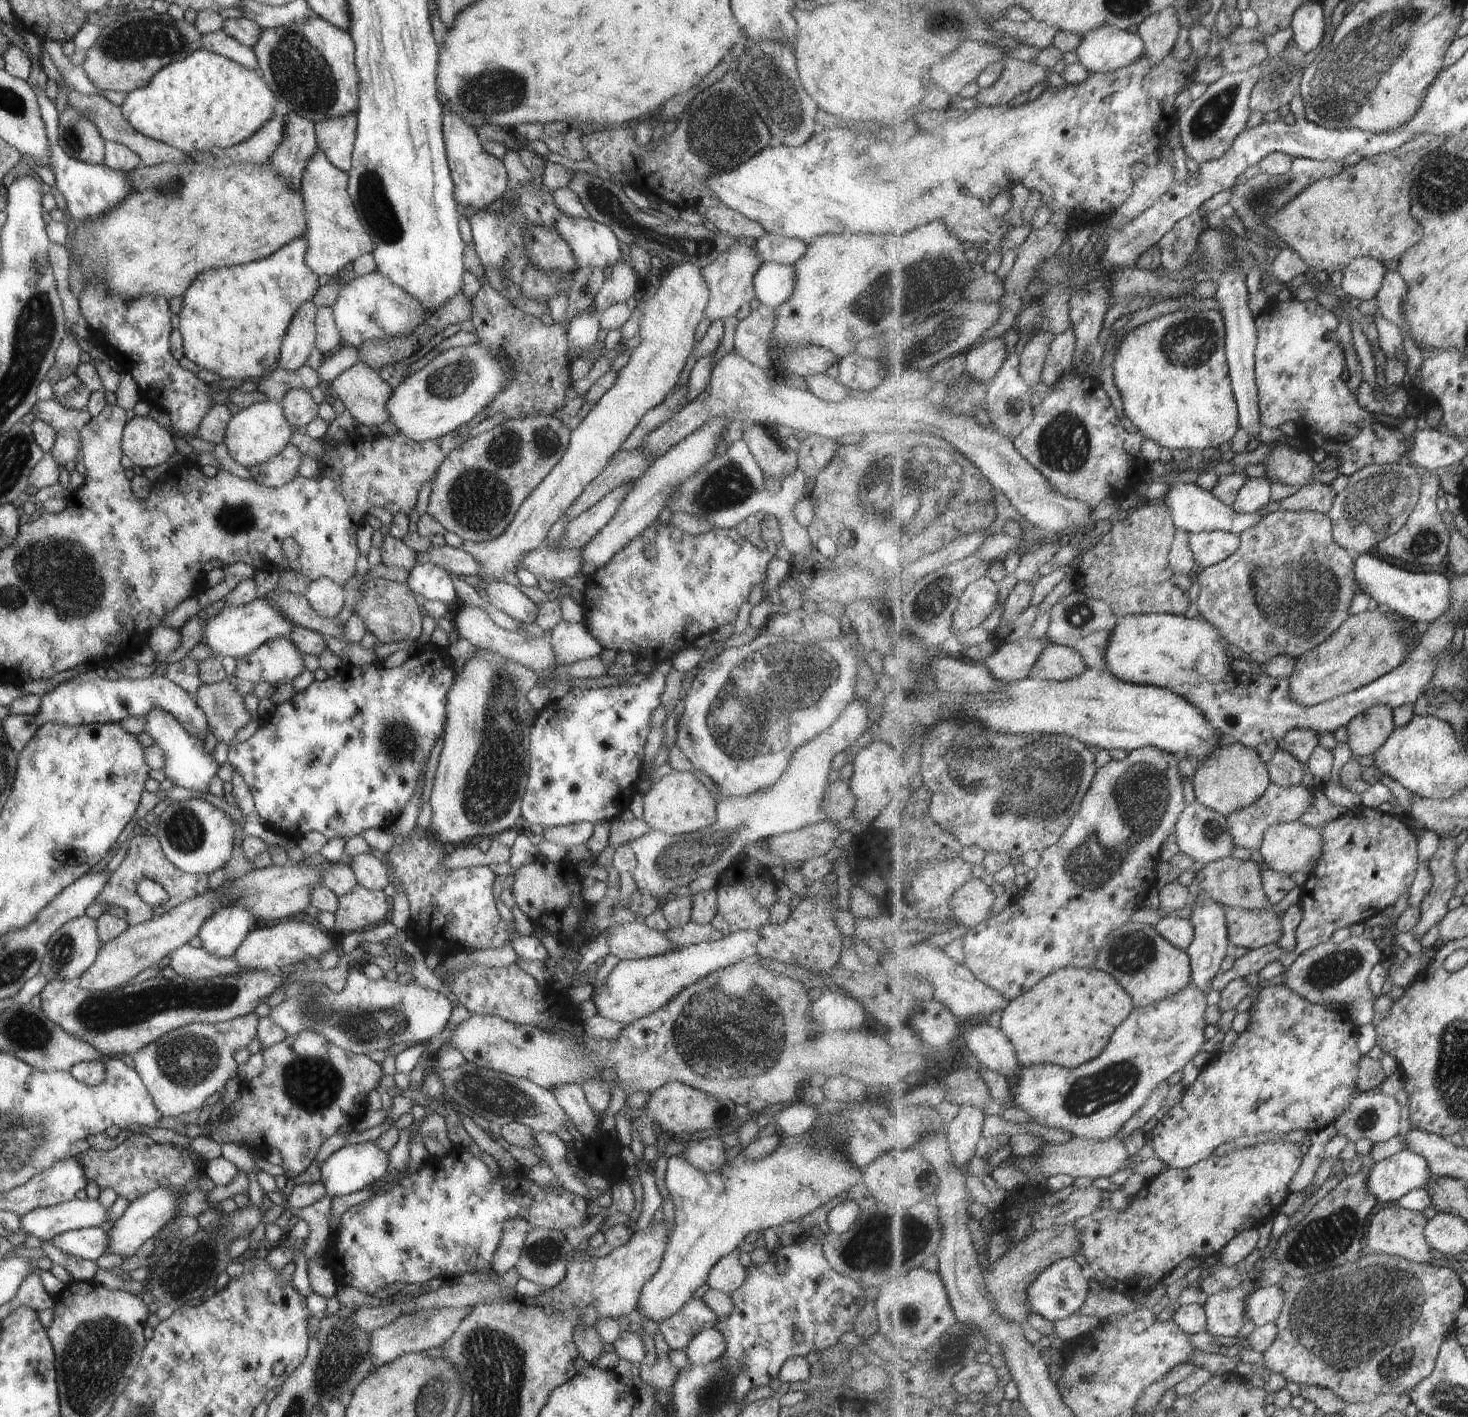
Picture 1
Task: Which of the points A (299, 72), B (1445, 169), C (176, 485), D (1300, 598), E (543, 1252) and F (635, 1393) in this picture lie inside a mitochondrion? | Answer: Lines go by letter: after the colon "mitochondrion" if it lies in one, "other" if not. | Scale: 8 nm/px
A: mitochondrion
B: mitochondrion
C: other
D: mitochondrion
E: mitochondrion
F: other

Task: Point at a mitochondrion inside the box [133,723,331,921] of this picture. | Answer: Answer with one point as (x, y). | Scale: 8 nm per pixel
(185, 832)

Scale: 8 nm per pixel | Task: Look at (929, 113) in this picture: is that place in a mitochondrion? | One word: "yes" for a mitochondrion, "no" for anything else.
no

